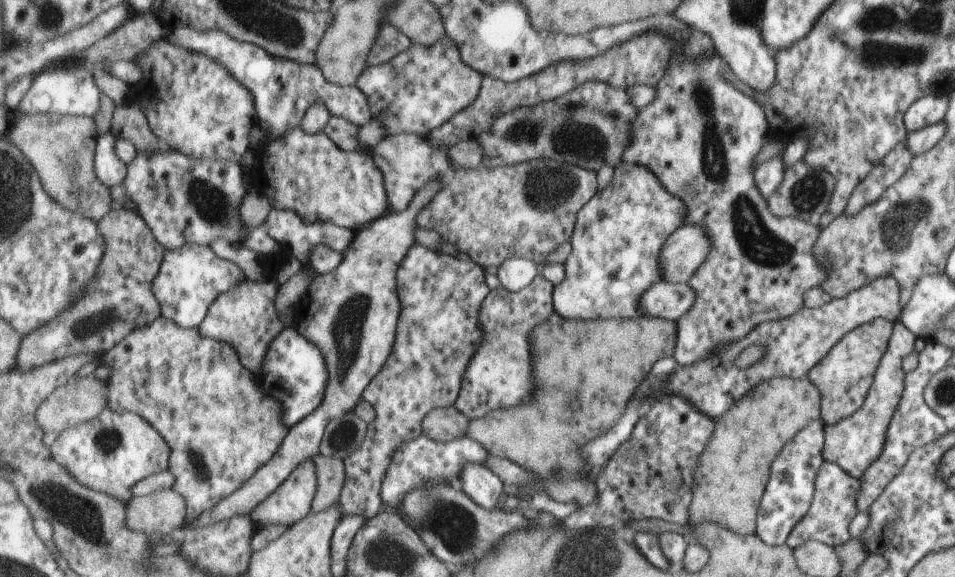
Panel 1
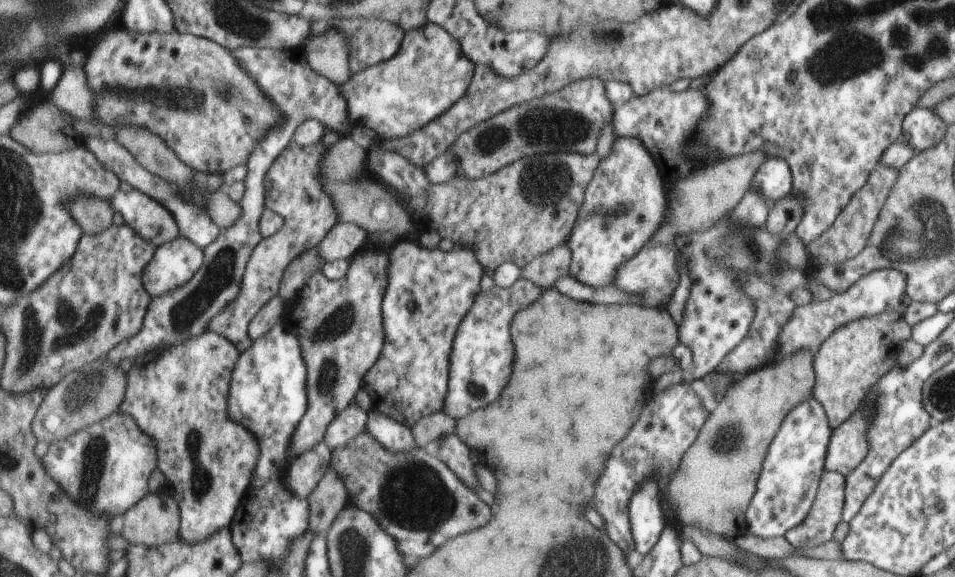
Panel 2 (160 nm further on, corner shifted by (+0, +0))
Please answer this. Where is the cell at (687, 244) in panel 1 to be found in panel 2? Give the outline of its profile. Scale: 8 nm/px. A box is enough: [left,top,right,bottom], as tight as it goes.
[613,244,679,307]

